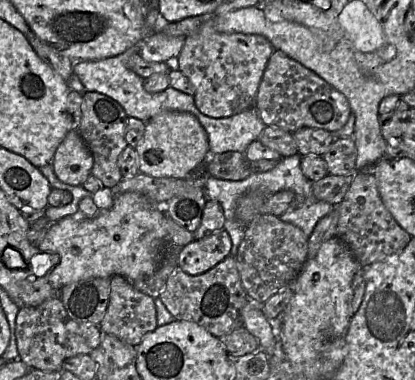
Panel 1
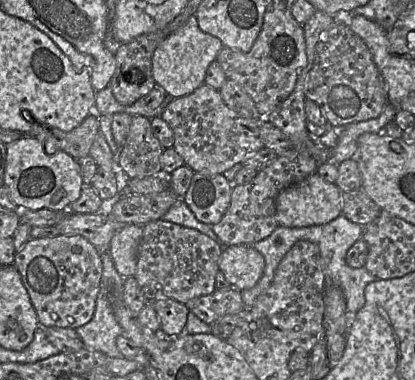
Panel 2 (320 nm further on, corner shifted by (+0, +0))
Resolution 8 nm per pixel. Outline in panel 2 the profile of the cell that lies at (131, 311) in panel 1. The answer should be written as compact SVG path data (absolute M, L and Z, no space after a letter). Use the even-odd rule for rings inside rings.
M161 298L151 303L160 320L160 331L167 337L186 333L189 309L186 304L171 298Z

